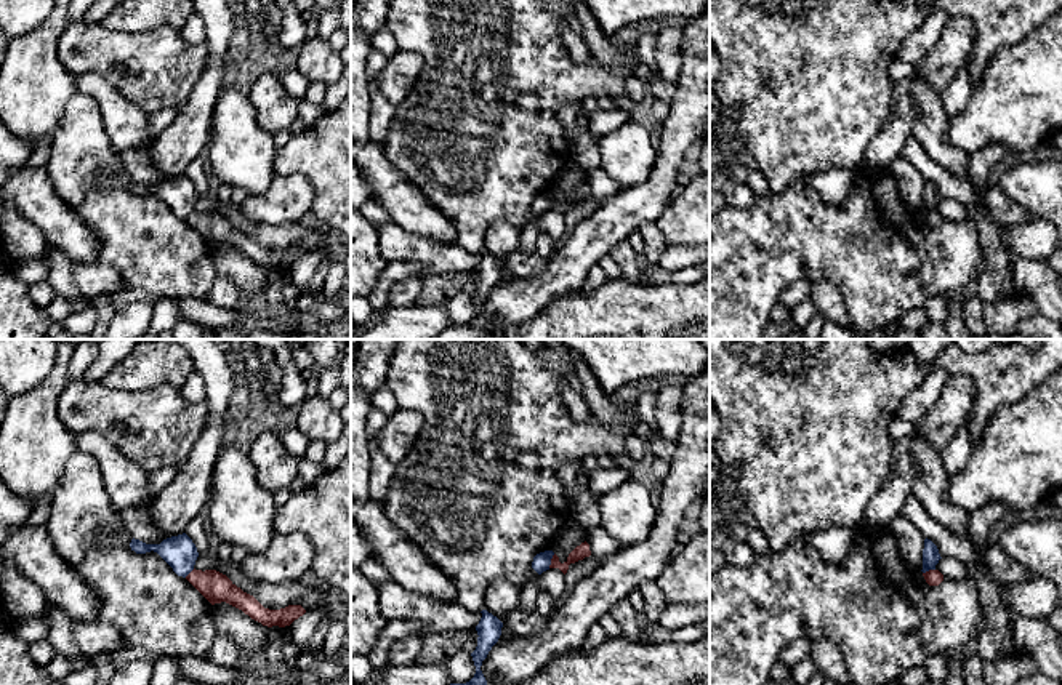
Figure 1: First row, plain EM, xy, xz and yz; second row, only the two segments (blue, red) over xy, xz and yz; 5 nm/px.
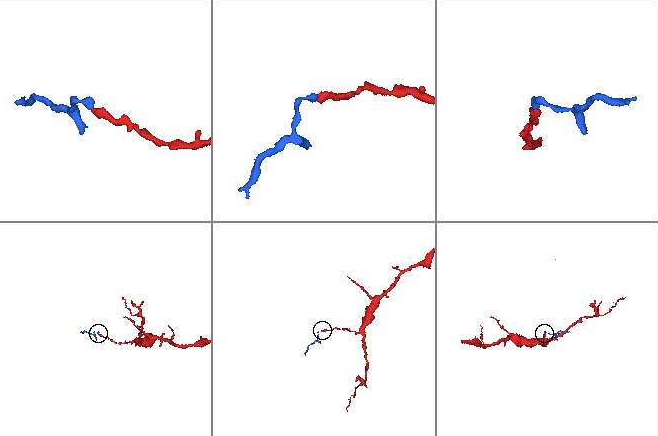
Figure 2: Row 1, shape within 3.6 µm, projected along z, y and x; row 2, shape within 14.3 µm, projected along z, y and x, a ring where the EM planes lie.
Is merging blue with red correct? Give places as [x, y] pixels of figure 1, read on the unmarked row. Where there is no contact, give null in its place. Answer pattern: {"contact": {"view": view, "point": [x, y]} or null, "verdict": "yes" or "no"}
{"contact": {"view": "xz", "point": [550, 202]}, "verdict": "no"}

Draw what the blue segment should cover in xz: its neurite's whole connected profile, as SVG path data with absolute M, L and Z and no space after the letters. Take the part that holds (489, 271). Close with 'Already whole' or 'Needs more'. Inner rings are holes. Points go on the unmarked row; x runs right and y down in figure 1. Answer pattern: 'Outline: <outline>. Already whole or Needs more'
Outline: M482 251L481 254L482 254L482 259L476 267L476 272L479 277L477 288L471 294L476 307L474 318L466 325L447 326L434 339L505 339L503 333L490 334L487 331L487 322L481 312L482 302L487 299L489 293L501 277L503 264L487 251Z. Already whole

